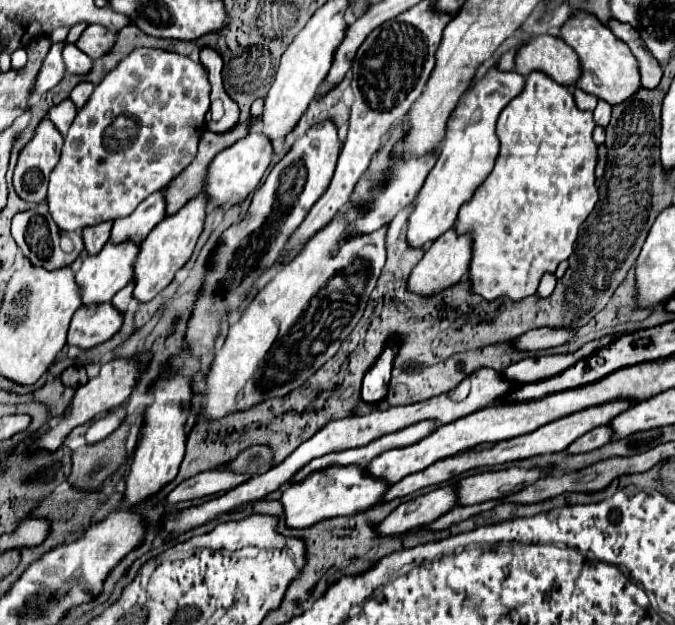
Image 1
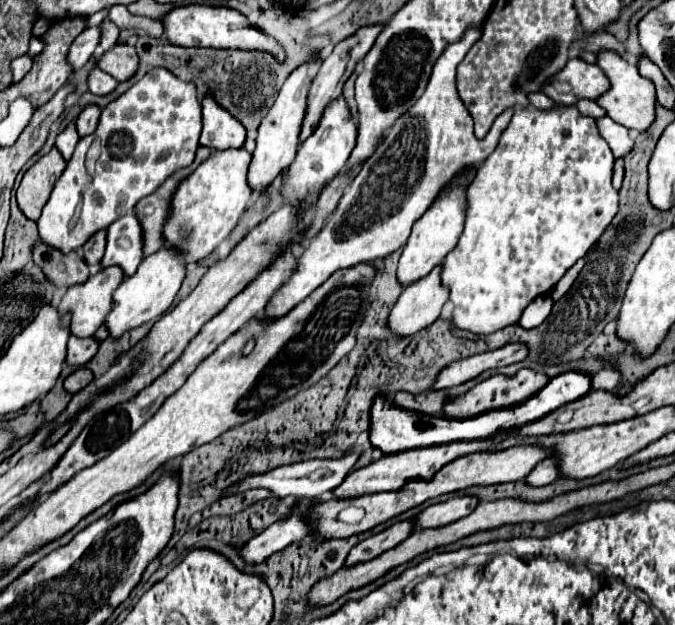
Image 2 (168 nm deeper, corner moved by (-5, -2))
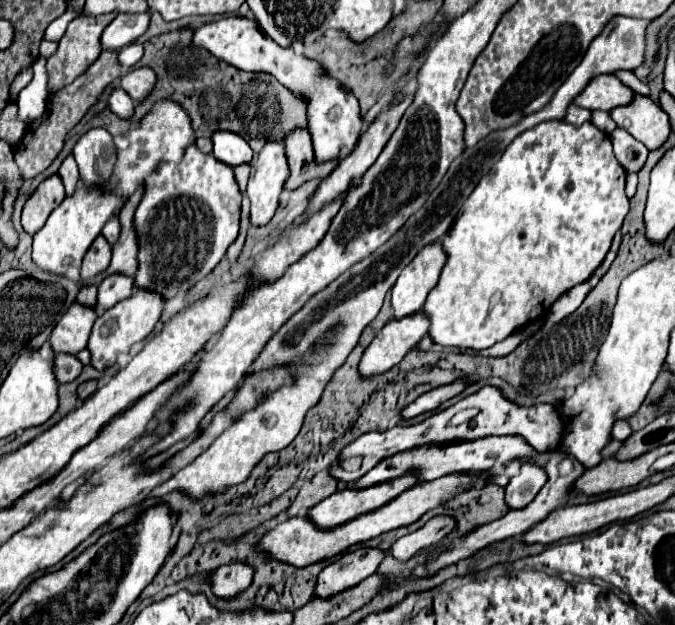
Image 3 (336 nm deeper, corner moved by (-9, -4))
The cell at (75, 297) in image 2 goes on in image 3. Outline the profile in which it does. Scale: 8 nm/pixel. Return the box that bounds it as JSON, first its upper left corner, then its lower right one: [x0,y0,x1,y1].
[49,302,97,354]

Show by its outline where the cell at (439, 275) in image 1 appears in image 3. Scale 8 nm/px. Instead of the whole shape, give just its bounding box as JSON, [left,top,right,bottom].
[359,310,429,378]

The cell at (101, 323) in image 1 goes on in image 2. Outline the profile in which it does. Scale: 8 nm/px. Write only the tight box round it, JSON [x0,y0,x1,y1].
[67,336,101,366]

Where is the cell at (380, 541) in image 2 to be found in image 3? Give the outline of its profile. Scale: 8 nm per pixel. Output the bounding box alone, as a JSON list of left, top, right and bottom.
[313,548,385,600]

